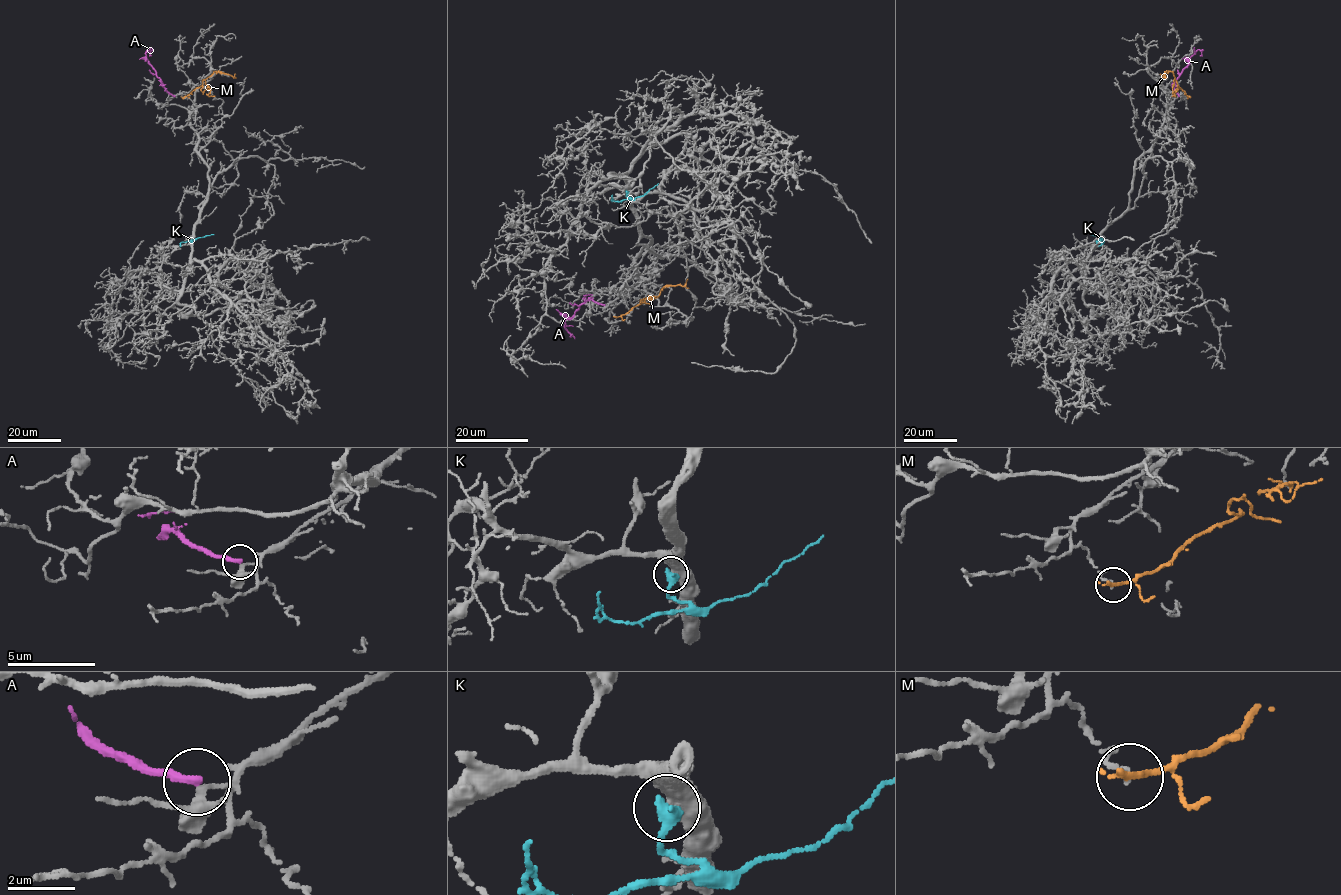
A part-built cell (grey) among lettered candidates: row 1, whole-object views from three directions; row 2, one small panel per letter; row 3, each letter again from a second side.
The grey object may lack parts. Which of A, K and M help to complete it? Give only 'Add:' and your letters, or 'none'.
Add: none

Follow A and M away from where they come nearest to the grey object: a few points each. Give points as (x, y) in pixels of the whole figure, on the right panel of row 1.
A: (1179, 96), (1174, 89), (1176, 79), (1198, 50), (1201, 52), (1200, 56)
M: (1187, 97), (1170, 71), (1166, 72), (1164, 77), (1160, 74)

